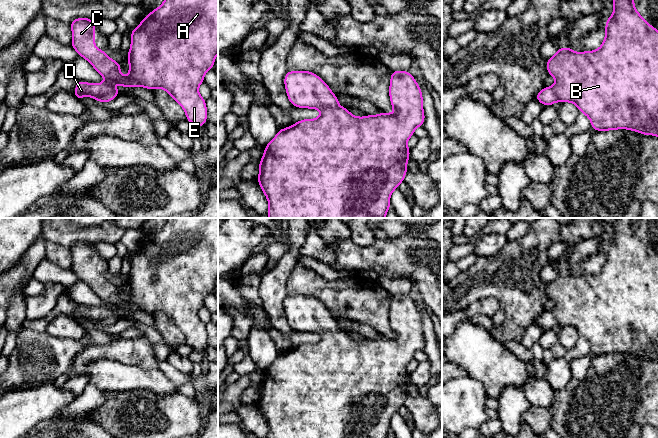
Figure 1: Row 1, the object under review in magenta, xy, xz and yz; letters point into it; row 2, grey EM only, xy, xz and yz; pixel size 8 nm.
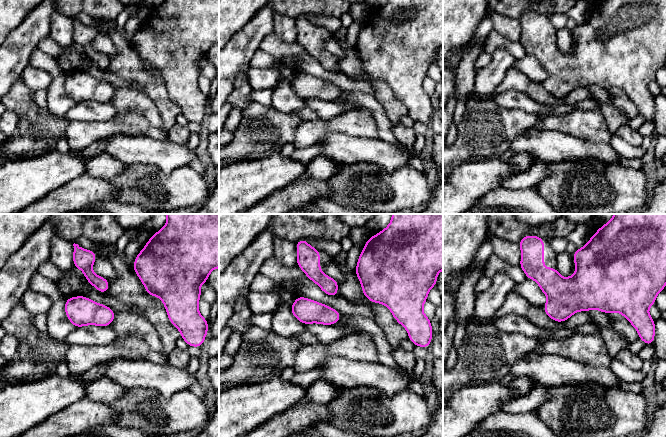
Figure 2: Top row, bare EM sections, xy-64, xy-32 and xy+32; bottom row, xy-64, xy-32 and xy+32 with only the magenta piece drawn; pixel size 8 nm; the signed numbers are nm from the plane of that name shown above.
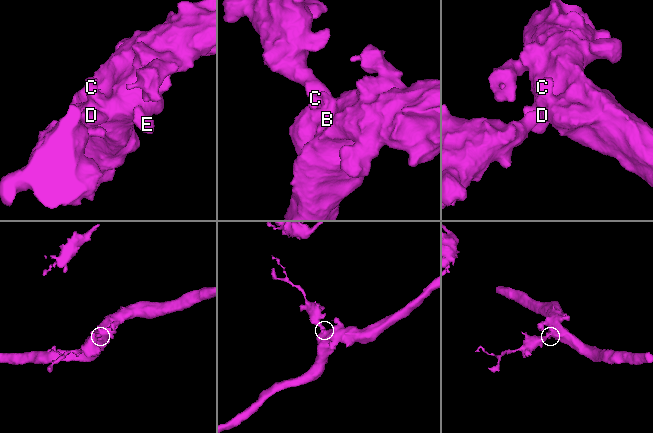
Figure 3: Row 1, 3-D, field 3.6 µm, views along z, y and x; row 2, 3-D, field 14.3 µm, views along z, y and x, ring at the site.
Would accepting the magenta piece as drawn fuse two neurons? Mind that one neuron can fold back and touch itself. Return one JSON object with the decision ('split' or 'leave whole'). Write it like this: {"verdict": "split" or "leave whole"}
{"verdict": "leave whole"}

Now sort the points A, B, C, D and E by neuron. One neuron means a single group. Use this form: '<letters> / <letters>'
A B C D E

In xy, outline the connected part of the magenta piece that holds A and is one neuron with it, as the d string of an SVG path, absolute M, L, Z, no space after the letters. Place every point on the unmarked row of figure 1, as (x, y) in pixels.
M167 218L164 226L143 242L139 250L131 254L131 270L127 278L129 285L129 300L123 300L119 293L121 286L112 284L105 275L95 271L95 246L94 243L76 242L70 246L72 254L71 270L78 280L85 282L93 292L107 305L92 308L77 304L73 320L78 324L82 321L93 321L96 325L106 327L114 324L120 316L109 306L117 306L126 312L145 311L149 314L161 312L184 333L186 344L193 350L204 351L208 335L206 324L199 318L198 312L204 306L208 294L213 293L216 279L218 278L218 218Z

